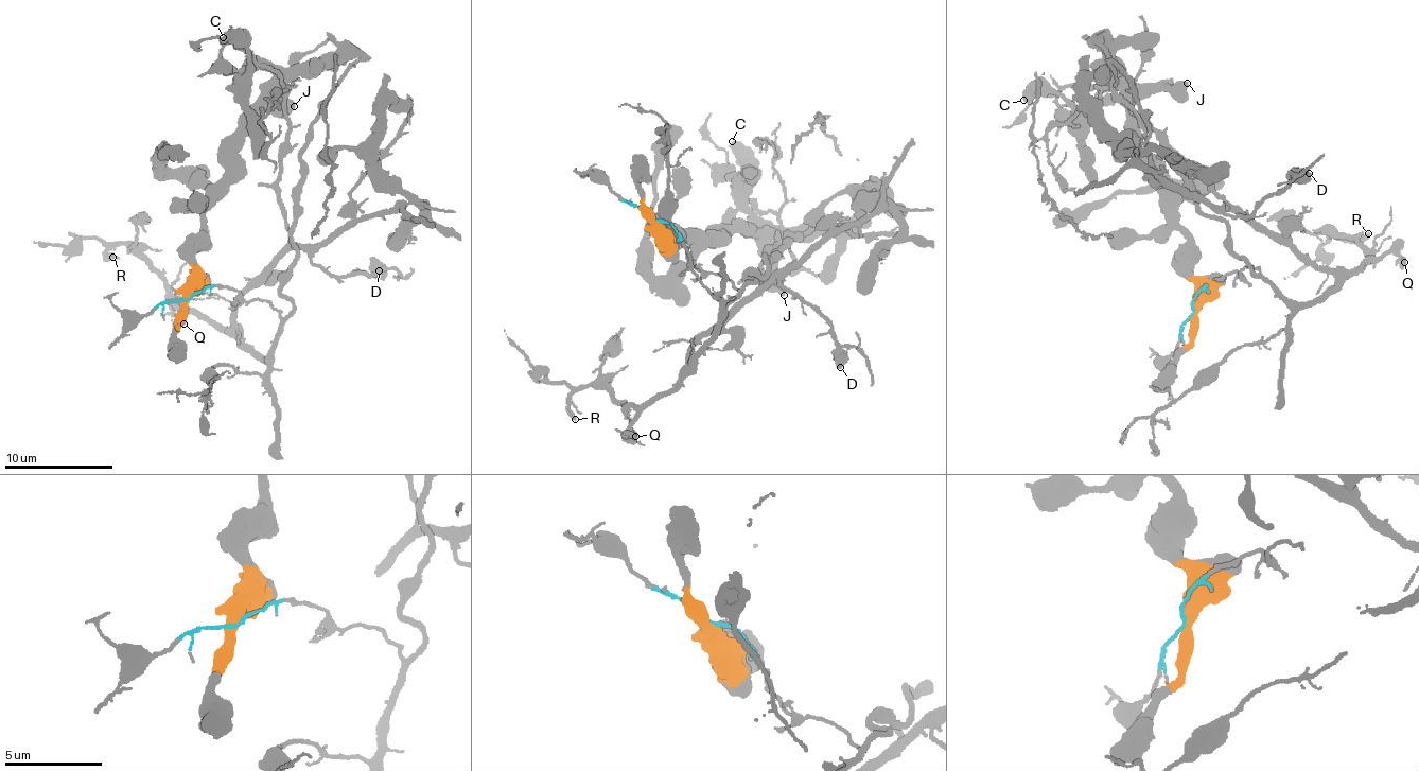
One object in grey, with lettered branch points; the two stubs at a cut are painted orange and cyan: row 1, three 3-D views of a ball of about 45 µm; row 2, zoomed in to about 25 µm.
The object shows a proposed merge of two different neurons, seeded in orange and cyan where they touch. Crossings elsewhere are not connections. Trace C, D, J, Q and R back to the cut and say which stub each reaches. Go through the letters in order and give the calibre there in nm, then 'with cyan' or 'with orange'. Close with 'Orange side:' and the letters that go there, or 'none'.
C: 550 nm | with orange
D: 650 nm | with cyan
J: 500 nm | with orange
Q: 380 nm | with cyan
R: 360 nm | with cyan
Orange side: C, J

